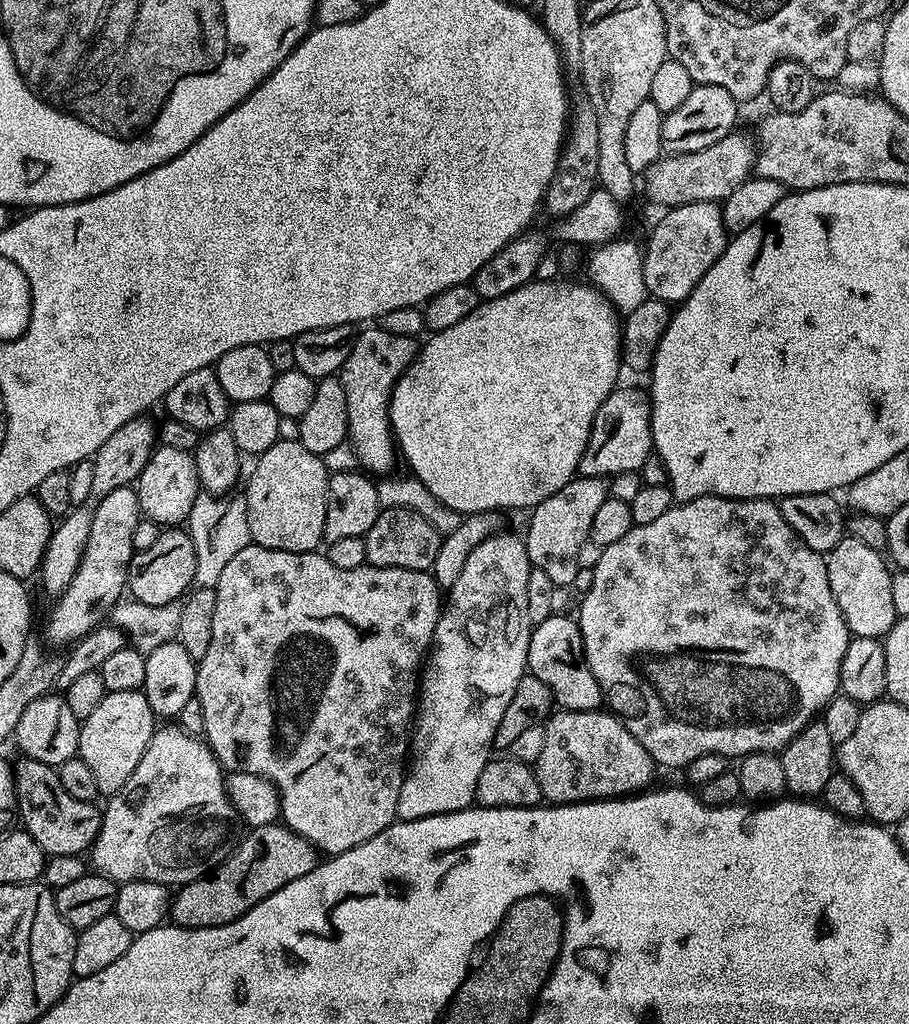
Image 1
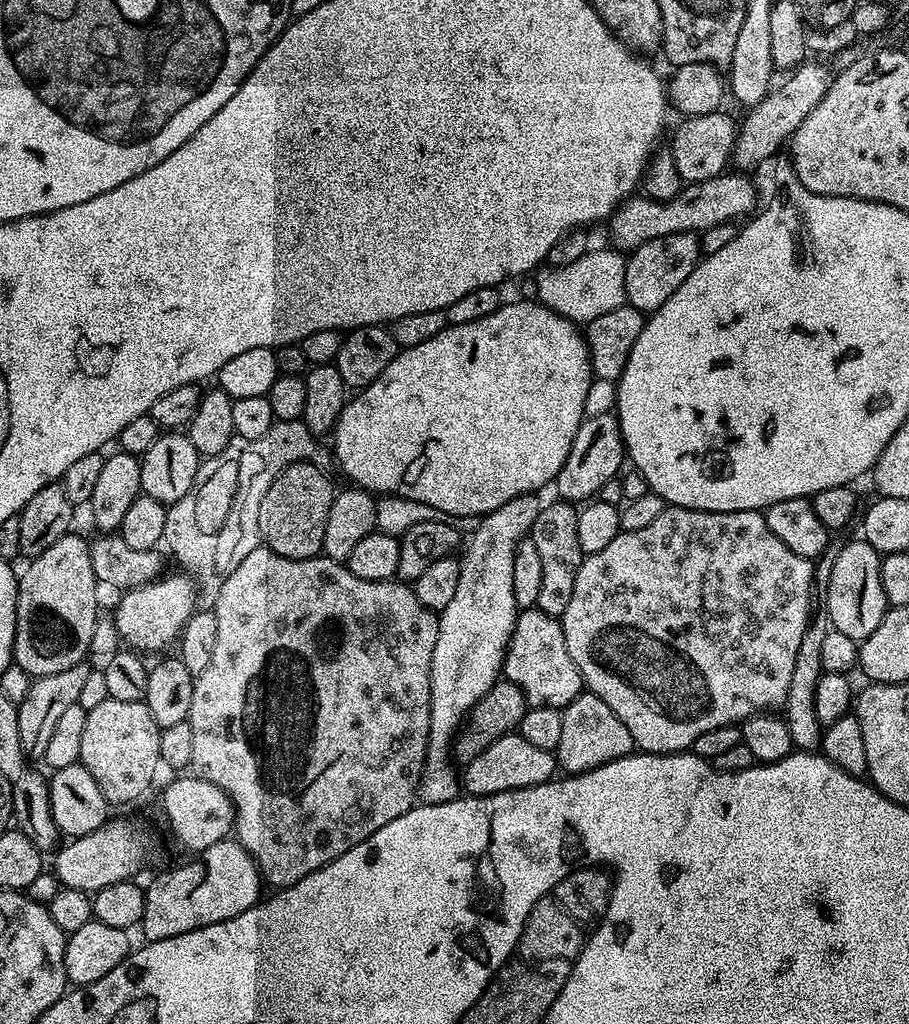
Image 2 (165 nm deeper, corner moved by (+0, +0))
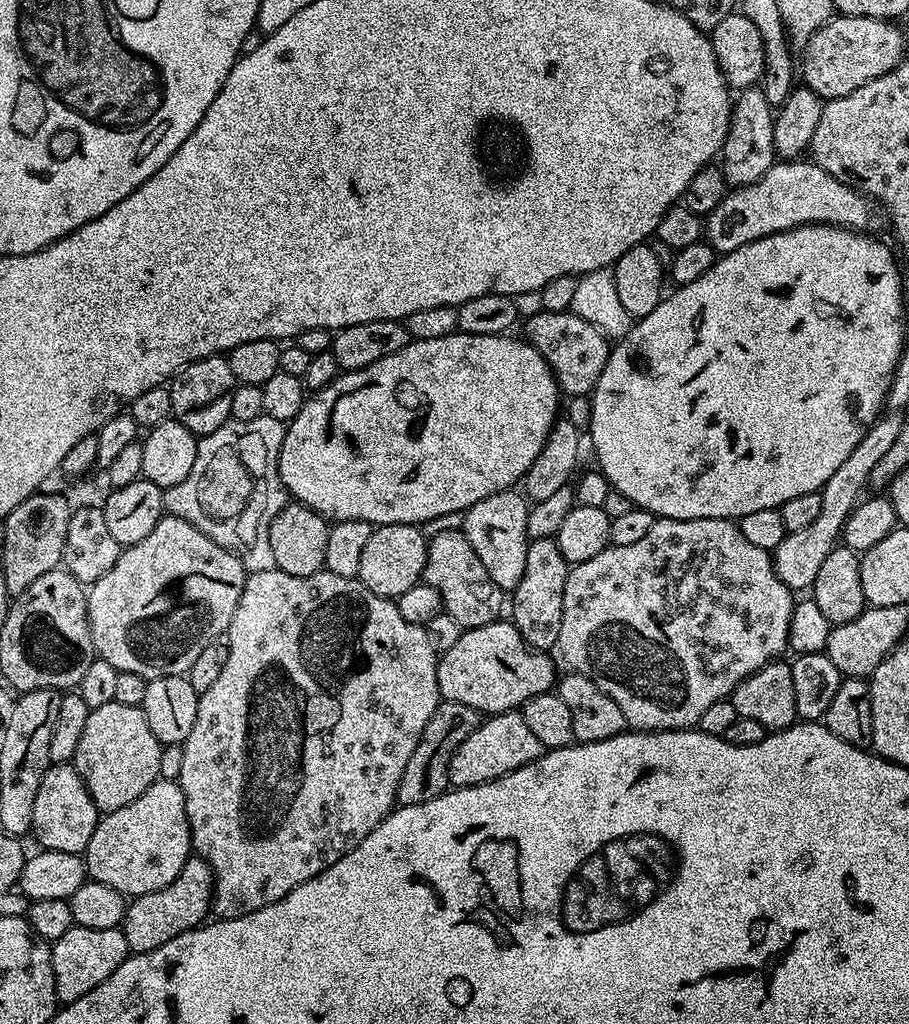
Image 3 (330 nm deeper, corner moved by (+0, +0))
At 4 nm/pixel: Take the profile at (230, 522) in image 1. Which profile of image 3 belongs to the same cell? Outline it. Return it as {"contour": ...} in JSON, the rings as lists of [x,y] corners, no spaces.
{"contour":[[[262,415],[256,421],[238,422],[229,419],[214,434],[199,437],[196,442],[196,457],[190,474],[178,486],[164,489],[164,510],[167,515],[181,516],[194,525],[206,538],[218,546],[236,553],[244,561],[249,573],[270,570],[276,567],[274,550],[270,550],[270,530],[272,519],[283,509],[286,503],[284,483],[280,481],[280,461],[278,453],[284,441],[285,421],[275,420]]]}

